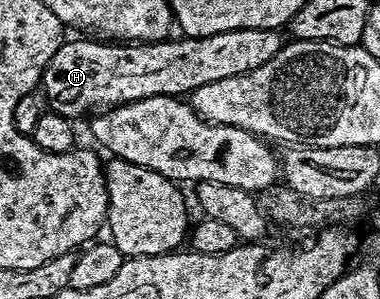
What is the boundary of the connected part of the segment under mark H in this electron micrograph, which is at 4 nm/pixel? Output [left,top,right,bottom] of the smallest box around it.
[40,29,284,121]

